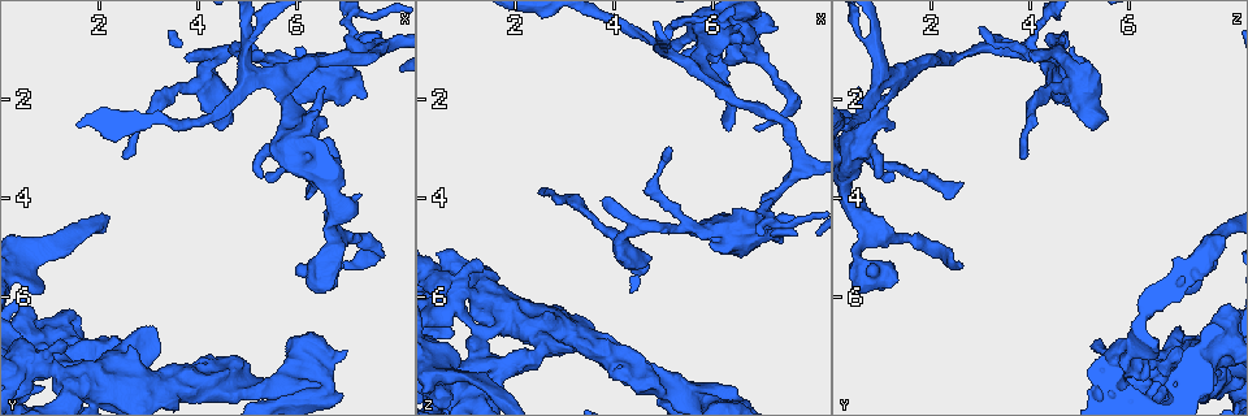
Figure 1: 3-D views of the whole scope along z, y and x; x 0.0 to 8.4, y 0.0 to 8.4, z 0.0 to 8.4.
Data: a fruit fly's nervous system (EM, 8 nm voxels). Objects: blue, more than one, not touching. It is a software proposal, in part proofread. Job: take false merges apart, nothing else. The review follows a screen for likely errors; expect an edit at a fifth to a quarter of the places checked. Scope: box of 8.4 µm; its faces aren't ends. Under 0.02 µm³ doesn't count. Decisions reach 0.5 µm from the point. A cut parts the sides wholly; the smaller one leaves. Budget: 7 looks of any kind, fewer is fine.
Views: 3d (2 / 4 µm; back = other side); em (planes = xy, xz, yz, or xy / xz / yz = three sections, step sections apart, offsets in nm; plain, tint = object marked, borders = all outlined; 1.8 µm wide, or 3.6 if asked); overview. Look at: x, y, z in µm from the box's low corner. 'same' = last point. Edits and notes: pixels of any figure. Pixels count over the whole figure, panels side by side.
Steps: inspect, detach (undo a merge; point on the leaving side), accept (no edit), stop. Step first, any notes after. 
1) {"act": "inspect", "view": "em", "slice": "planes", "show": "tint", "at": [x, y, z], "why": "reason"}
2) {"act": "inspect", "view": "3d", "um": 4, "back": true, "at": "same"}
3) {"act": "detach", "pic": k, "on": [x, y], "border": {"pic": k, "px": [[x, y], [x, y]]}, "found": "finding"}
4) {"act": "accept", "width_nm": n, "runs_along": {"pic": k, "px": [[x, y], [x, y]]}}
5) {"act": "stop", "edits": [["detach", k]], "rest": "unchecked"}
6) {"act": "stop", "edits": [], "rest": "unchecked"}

{"act": "inspect", "view": "em", "um": 3.6, "slice": "planes", "show": "plain", "at": [5.55, 7.80, 7.90], "why": "three-way junction"}

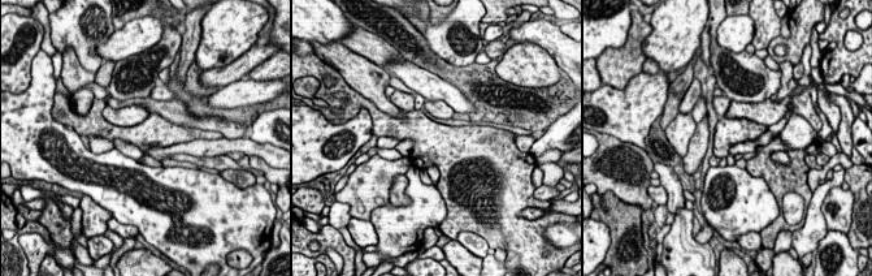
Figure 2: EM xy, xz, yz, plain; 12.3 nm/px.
{"act": "inspect", "view": "em", "um": 3.6, "slice": "planes", "show": "tint", "at": "same", "why": "where the object lies"}

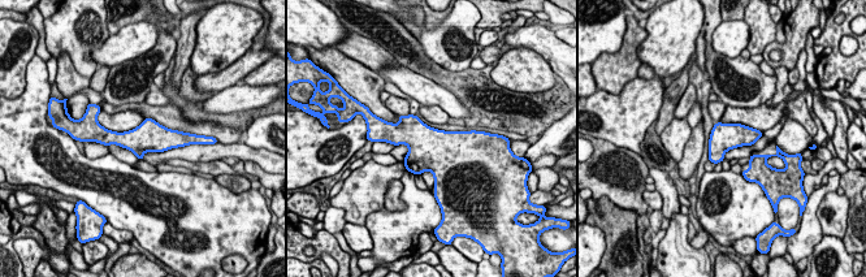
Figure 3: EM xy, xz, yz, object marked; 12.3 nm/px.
{"act": "accept", "width_nm": 340, "found": "continuous, no second neuron"}

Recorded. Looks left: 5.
{"act": "inspect", "view": "3d", "um": 4, "at": [0.85, 7.30, 5.85], "why": "abrupt turn"}

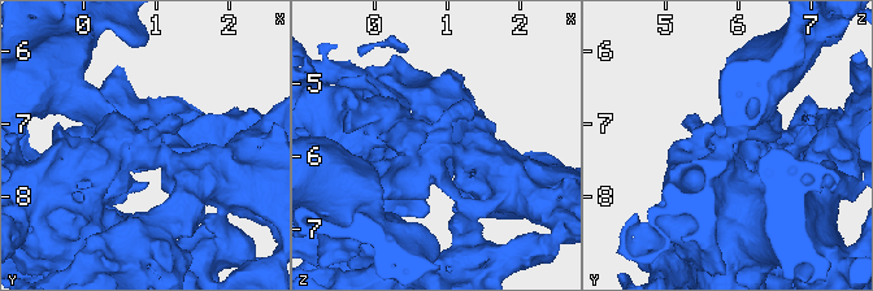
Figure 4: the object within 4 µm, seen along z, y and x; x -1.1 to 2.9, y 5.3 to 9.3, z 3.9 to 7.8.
{"act": "inspect", "view": "em", "slice": "xy", "step": 4, "show": "tint", "at": [0.80, 7.30, 5.90], "why": "now the EM"}

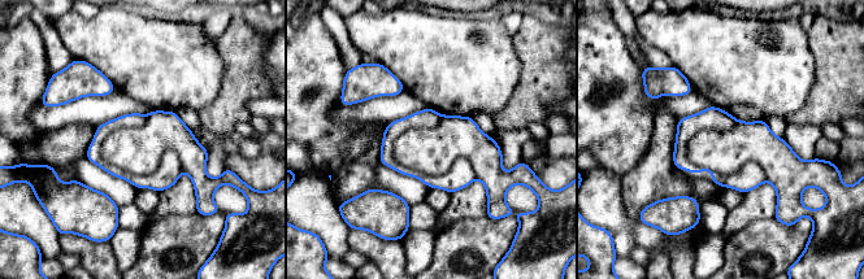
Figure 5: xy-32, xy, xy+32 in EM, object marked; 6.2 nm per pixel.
{"act": "inspect", "view": "em", "slice": "planes", "show": "tint", "at": "same", "why": "another direction"}

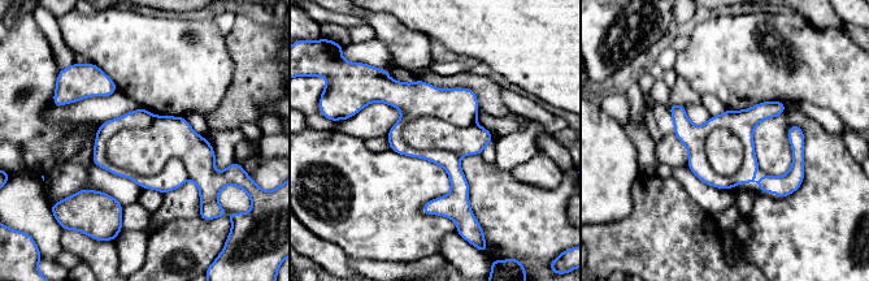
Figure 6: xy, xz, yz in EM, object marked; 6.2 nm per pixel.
{"act": "detach", "pic": 6, "on": [173, 174], "border": {"pic": 6, "px": [[105, 145], [190, 177]]}, "found": "a second neuron is stuck on"}

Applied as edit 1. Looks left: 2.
{"act": "inspect", "view": "overview", "why": "redraw"}

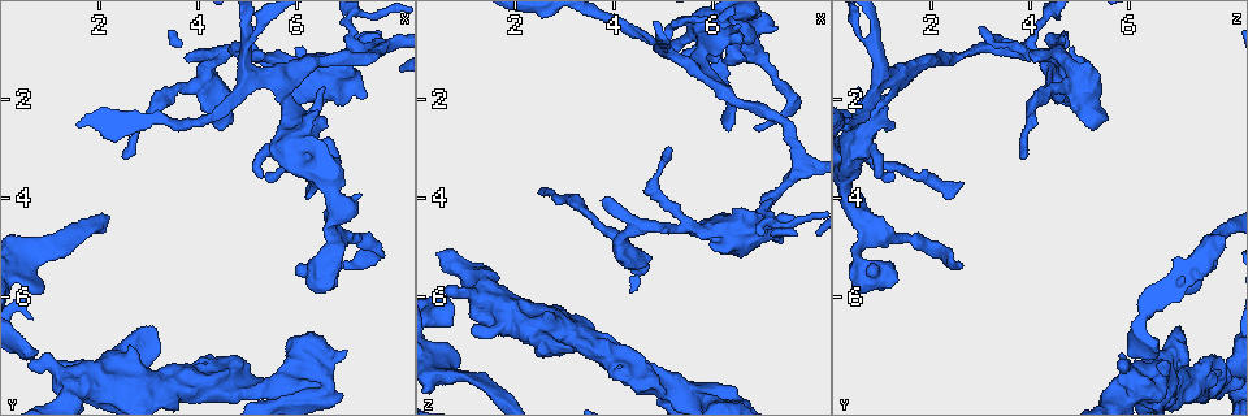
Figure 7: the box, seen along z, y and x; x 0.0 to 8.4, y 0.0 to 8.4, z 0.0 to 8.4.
{"act": "inspect", "view": "em", "slice": "planes", "show": "tint", "at": [6.70, 4.40, 0.60]}

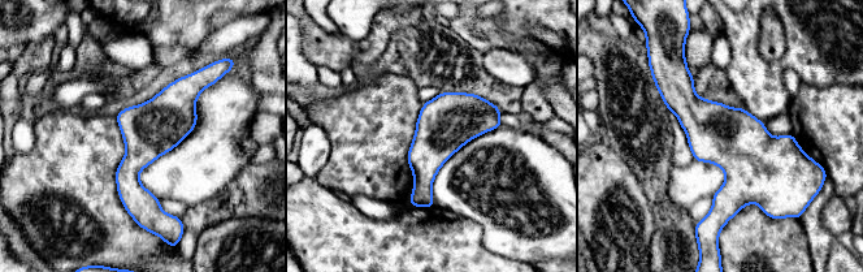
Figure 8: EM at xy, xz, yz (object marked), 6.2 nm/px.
{"act": "accept", "runs_along": {"pic": 8, "px": [[191, 77], [131, 164], [134, 214]]}, "found": "all the same neuron"}

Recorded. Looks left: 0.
{"act": "stop", "edits": [["detach", 6]], "rest": "unchecked"}

